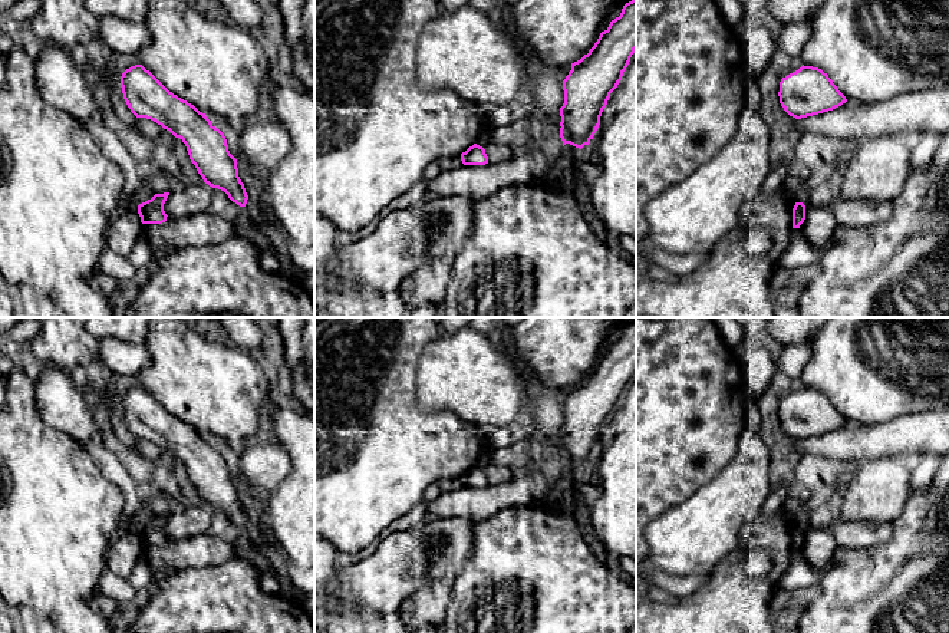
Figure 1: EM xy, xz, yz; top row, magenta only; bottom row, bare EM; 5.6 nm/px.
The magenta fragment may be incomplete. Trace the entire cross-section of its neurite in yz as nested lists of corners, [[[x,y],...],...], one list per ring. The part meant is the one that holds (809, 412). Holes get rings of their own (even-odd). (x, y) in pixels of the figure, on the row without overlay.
[[[804,386],[781,400],[778,418],[784,432],[795,441],[828,433],[847,423],[827,395]]]

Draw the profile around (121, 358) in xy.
[[[106,337],[99,340],[98,359],[113,375],[136,378],[151,363],[151,353],[145,344],[134,344]]]

